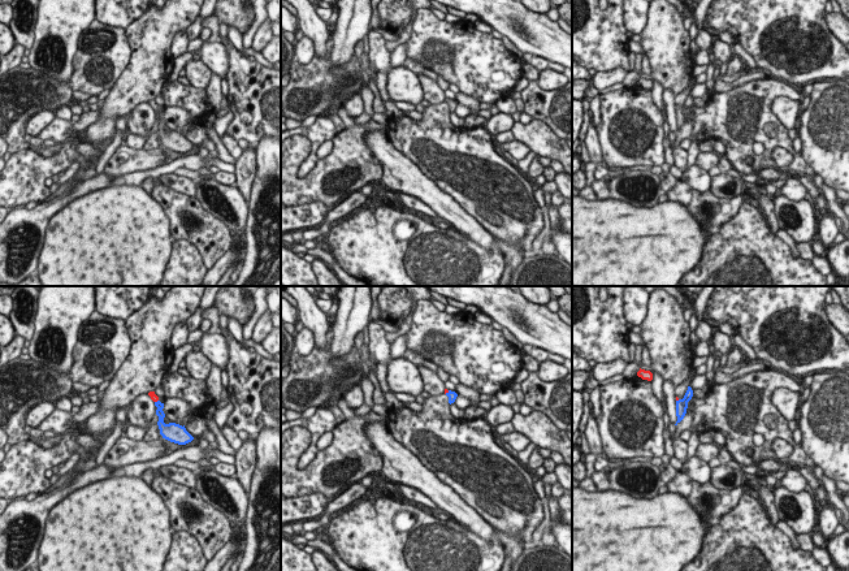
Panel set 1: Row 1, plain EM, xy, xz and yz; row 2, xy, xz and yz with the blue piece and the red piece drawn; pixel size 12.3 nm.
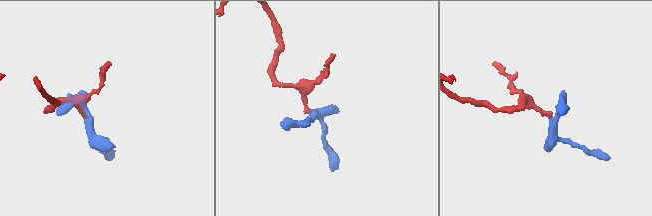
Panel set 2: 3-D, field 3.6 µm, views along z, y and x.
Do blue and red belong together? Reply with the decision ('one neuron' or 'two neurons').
one neuron

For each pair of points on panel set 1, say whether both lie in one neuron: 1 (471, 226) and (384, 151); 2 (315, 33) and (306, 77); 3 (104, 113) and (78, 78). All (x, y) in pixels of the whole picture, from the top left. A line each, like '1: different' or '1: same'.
1: same
2: different
3: different

